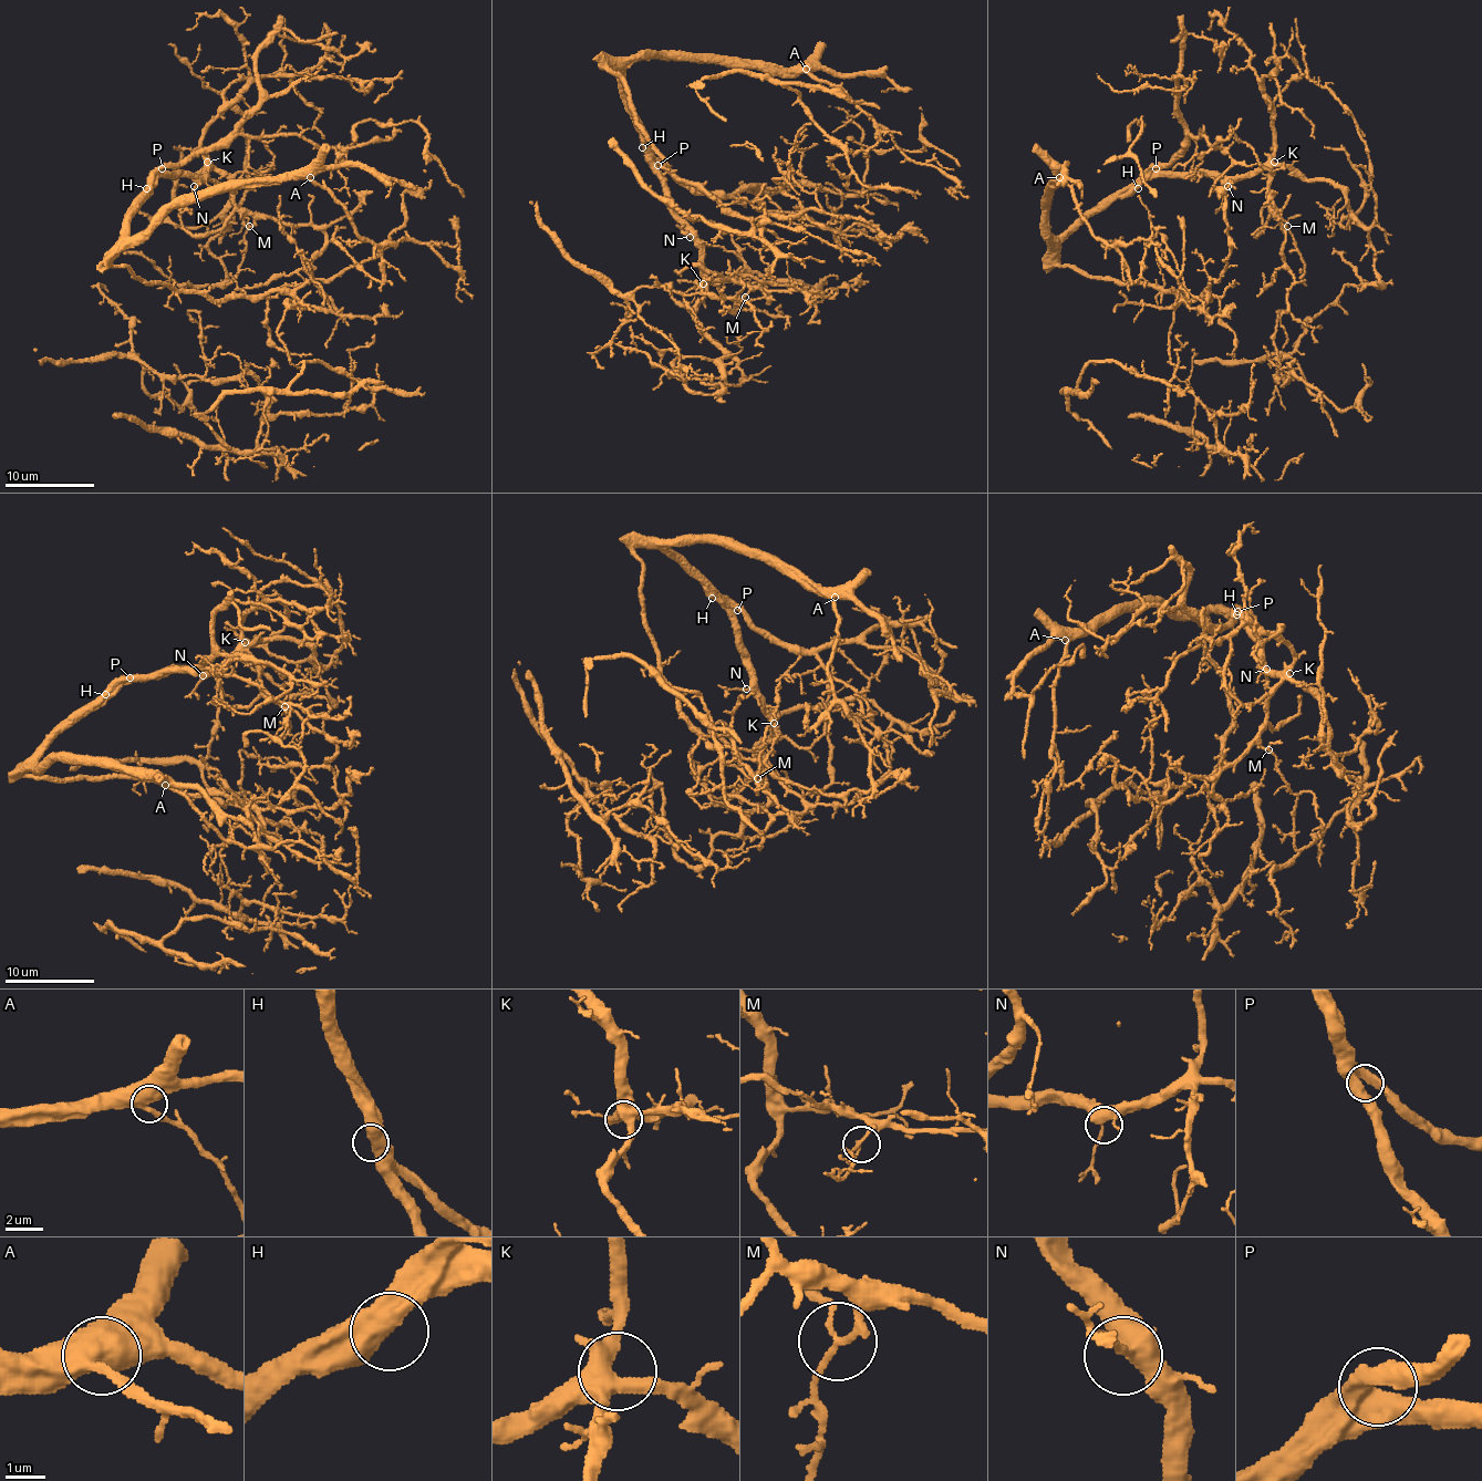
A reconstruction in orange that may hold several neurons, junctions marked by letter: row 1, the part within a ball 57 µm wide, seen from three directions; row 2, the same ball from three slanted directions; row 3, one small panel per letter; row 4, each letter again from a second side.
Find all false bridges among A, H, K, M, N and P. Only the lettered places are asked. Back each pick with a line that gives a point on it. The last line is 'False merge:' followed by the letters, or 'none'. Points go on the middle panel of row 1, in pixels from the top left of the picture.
False merge: none

